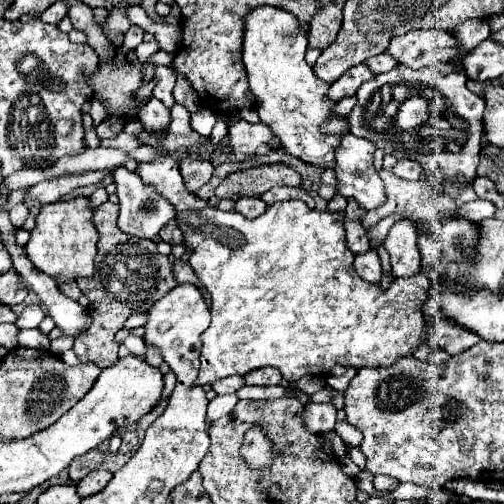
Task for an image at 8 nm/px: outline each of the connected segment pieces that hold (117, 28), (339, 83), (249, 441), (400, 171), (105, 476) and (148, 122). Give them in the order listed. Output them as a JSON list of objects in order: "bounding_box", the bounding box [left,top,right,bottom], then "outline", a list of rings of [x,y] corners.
[{"bounding_box":[103,5,131,39],"outline":[[[117,5],[117,7],[113,7],[113,11],[109,13],[109,19],[107,19],[107,23],[103,25],[103,31],[105,31],[105,35],[111,39],[113,35],[117,35],[117,33],[125,33],[129,27],[131,27],[131,23],[127,21],[127,17],[125,17],[125,5]]]},{"bounding_box":[327,63,375,101],"outline":[[[363,63],[347,69],[335,83],[331,83],[331,87],[327,91],[327,99],[341,101],[343,97],[353,97],[357,93],[357,89],[361,87],[361,83],[369,81],[369,77],[375,77],[375,75]]]},{"bounding_box":[241,425,273,471],"outline":[[[255,425],[245,433],[241,443],[241,457],[253,471],[261,471],[273,465],[273,441],[267,437],[265,429]]]},{"bounding_box":[393,159,423,179],"outline":[[[399,159],[397,165],[393,167],[393,173],[403,177],[403,179],[421,179],[423,167],[417,161],[411,161],[411,159]]]},{"bounding_box":[77,469,111,497],"outline":[[[95,469],[91,471],[87,477],[83,477],[81,481],[77,481],[77,493],[79,497],[89,497],[91,493],[99,493],[101,489],[105,489],[105,485],[111,481],[111,473],[103,471],[103,469]]]},{"bounding_box":[137,99,169,131],"outline":[[[147,99],[145,105],[141,105],[137,119],[143,123],[145,129],[161,131],[169,123],[169,109],[165,105],[161,105],[161,101],[157,101],[157,99]]]}]

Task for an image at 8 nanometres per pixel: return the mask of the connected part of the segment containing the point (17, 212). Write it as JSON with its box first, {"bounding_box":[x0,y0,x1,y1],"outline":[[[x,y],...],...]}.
{"bounding_box":[9,203,29,229],"outline":[[[23,203],[15,205],[15,207],[9,211],[11,223],[13,223],[13,227],[17,227],[17,229],[19,229],[19,227],[23,227],[23,223],[25,223],[27,215],[29,215],[29,209],[25,209],[25,205],[23,205]]]}

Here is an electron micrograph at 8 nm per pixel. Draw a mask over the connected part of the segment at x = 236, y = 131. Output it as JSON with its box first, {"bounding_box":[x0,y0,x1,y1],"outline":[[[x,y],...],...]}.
{"bounding_box":[229,121,275,159],"outline":[[[237,121],[235,125],[229,127],[229,143],[237,159],[255,153],[261,145],[267,145],[273,137],[275,133],[267,123],[251,125],[247,121]]]}

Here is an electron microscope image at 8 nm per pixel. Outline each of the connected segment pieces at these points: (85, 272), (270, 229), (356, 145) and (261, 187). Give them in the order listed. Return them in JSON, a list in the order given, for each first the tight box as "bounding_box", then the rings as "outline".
[{"bounding_box":[25,197,99,283],"outline":[[[77,197],[69,201],[49,203],[39,209],[25,251],[39,271],[51,275],[59,283],[93,275],[97,239],[99,235],[93,223],[93,207],[89,205],[87,197]]]},{"bounding_box":[139,157,439,385],"outline":[[[169,157],[157,163],[139,163],[139,177],[175,207],[175,219],[185,235],[183,245],[197,245],[189,265],[211,295],[211,325],[201,337],[201,369],[195,385],[213,385],[217,379],[247,375],[261,367],[279,369],[287,381],[297,381],[305,375],[329,375],[337,363],[355,369],[391,367],[423,345],[423,303],[431,287],[429,256],[435,255],[433,247],[439,247],[432,237],[418,235],[421,271],[407,279],[393,279],[393,283],[383,289],[379,283],[369,283],[355,273],[353,253],[345,241],[345,213],[309,209],[303,201],[267,205],[265,213],[255,219],[247,219],[237,211],[225,213],[189,193],[179,173],[179,163],[169,161]]]},{"bounding_box":[335,133,385,209],"outline":[[[347,133],[341,137],[339,147],[335,149],[335,177],[337,177],[337,193],[343,197],[355,197],[357,203],[361,203],[365,209],[375,209],[385,203],[385,191],[383,181],[379,179],[377,169],[373,167],[373,151],[375,145],[369,139],[355,137],[353,133]]]},{"bounding_box":[215,163,301,199],"outline":[[[277,163],[277,165],[259,165],[245,171],[237,171],[223,179],[215,189],[217,199],[239,199],[239,197],[261,197],[275,185],[301,185],[301,177],[295,169]]]}]

